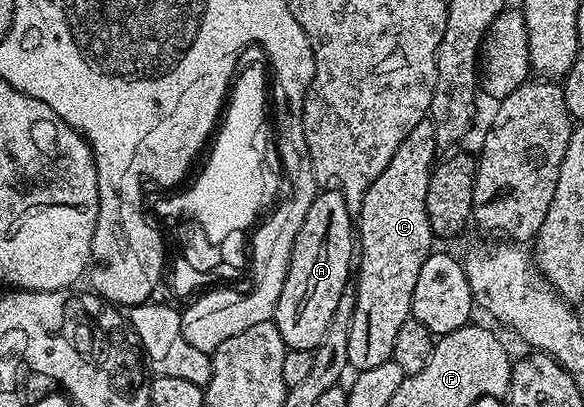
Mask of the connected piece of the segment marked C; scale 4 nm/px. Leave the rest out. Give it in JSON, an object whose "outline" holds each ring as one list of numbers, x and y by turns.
{"outline":[[428,118,417,122,396,149,384,174,368,186,362,207,356,213,360,263,356,268,356,306,348,334,348,362,355,373,388,362,393,357,400,326,411,319,410,303,412,290,416,290,416,277,436,243,426,209,426,191,436,164,434,155,439,152,432,122]]}

